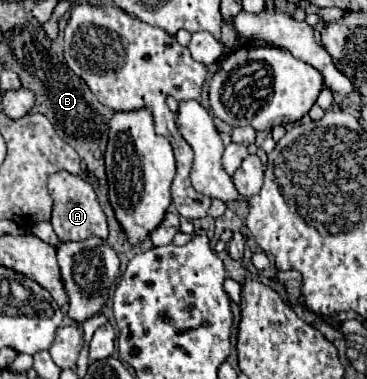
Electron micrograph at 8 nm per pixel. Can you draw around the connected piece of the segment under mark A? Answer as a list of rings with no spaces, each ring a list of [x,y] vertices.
[[[56,172],[48,178],[48,192],[54,200],[54,210],[52,210],[52,226],[54,232],[58,234],[60,242],[80,242],[90,236],[100,236],[106,240],[108,236],[108,224],[106,224],[106,214],[102,212],[98,198],[88,182],[84,182],[78,176],[72,176],[68,172]]]

